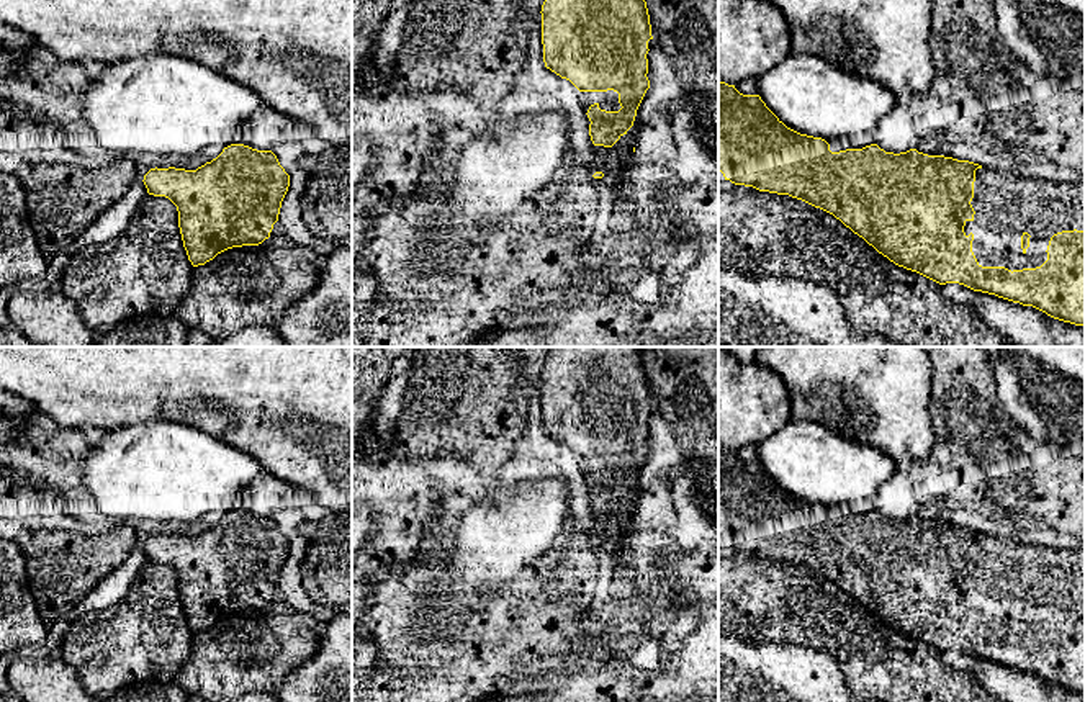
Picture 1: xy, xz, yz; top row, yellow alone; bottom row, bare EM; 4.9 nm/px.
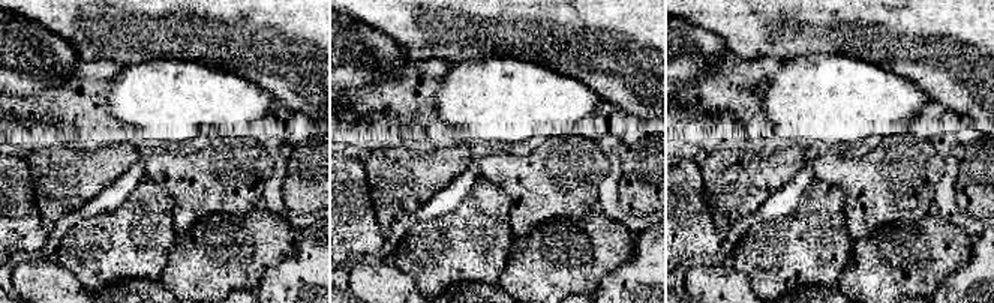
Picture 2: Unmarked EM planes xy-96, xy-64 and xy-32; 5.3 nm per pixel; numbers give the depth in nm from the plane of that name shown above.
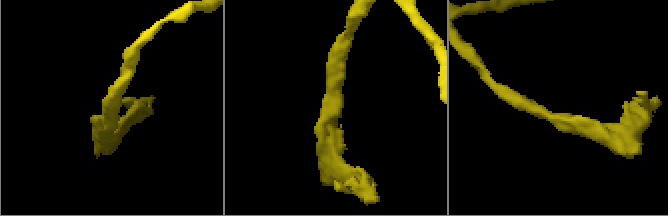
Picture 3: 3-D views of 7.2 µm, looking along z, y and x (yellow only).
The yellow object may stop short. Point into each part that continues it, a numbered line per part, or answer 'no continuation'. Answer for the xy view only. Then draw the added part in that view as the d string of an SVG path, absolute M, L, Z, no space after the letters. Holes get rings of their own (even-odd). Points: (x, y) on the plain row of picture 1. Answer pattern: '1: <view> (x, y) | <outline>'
no continuation

